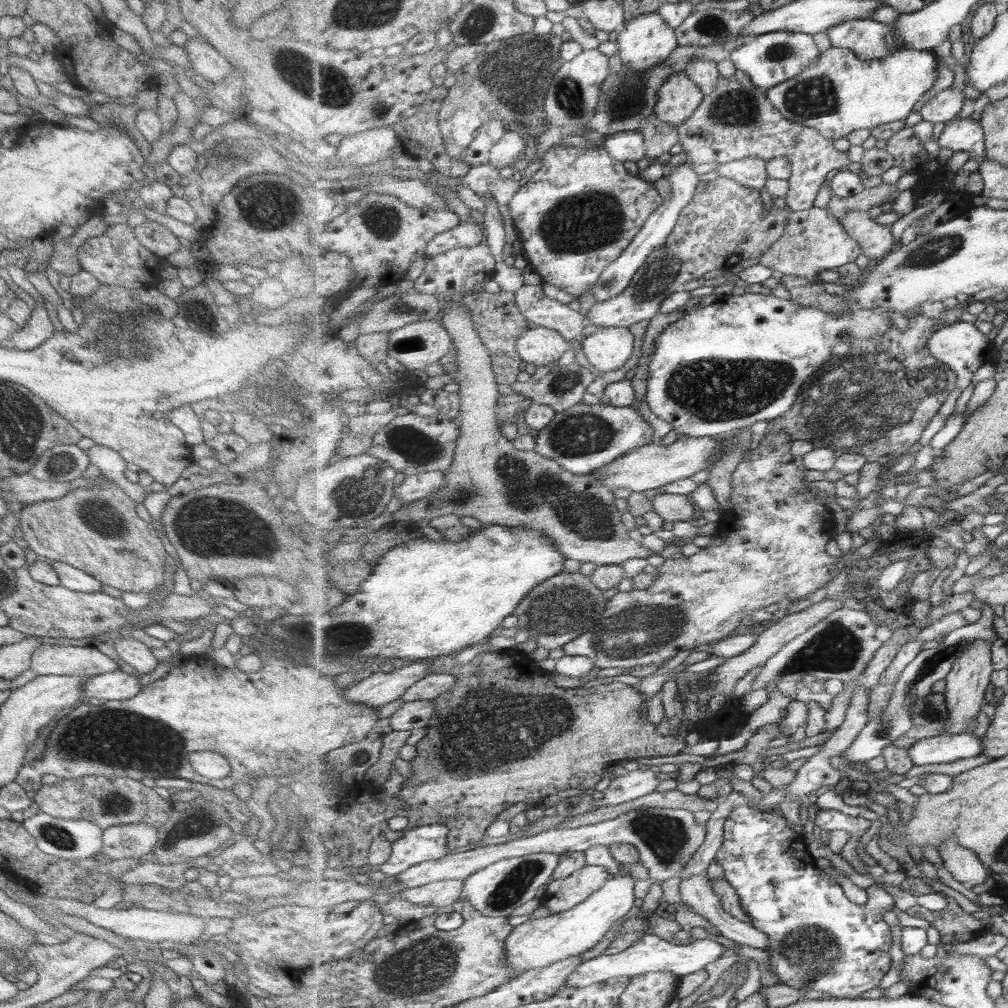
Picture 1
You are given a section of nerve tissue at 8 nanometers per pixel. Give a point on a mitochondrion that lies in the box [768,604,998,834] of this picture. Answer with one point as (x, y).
(835, 650)

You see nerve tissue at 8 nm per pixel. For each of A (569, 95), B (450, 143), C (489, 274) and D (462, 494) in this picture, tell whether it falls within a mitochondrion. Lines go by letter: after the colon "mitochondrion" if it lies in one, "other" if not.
A: mitochondrion
B: other
C: other
D: mitochondrion

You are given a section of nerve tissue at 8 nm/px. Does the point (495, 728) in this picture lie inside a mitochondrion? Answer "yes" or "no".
yes

